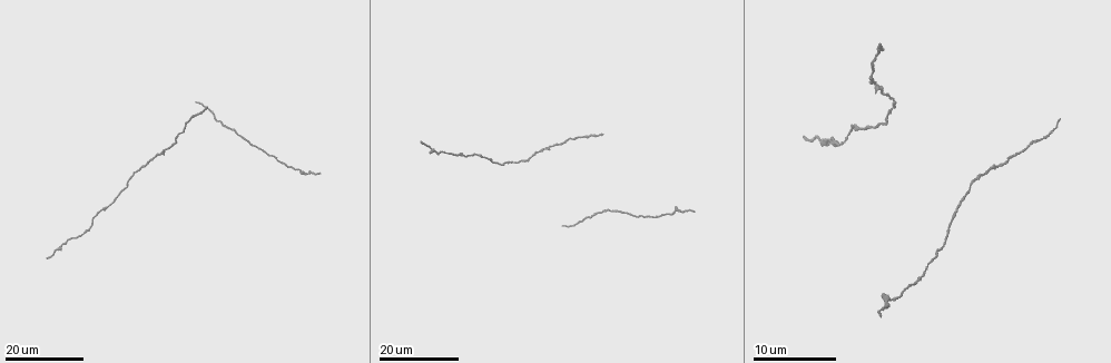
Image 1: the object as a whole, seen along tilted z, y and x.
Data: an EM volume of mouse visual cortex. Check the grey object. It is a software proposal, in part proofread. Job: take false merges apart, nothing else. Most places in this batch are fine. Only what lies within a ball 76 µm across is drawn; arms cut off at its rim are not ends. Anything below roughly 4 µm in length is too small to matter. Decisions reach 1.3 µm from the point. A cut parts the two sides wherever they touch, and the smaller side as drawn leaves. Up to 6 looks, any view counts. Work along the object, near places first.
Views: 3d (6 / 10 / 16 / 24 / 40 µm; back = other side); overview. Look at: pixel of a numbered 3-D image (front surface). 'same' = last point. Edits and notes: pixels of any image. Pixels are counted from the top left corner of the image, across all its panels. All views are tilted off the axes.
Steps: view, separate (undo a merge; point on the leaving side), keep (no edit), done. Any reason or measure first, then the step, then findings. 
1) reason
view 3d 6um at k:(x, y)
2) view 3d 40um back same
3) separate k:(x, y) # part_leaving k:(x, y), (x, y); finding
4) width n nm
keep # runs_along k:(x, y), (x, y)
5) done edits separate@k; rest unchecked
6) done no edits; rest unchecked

view 3d 16um at 1:(603, 209)

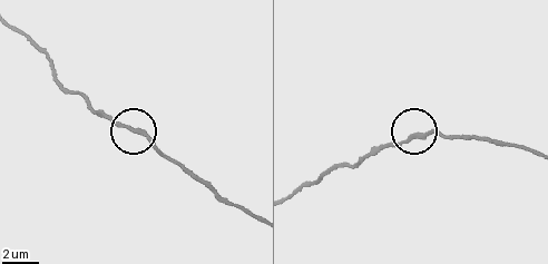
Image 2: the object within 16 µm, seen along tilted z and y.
view 3d 6um at 2:(421, 135)

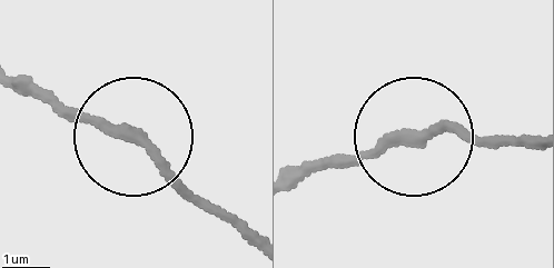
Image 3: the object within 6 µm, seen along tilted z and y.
keep # all the same neuron

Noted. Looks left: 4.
a narrow waist
view 3d 24um at 1:(254, 144)

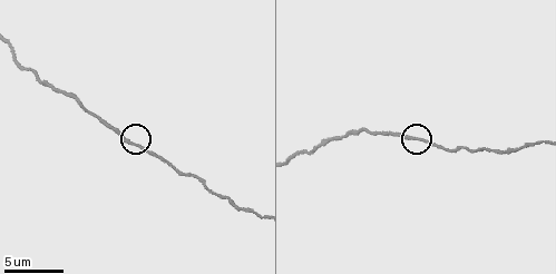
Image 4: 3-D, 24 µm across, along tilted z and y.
view 3d 10um at 4:(136, 143)

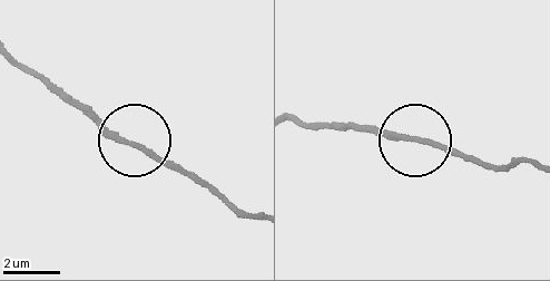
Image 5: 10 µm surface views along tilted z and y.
zoom in
view 3d 6um at 5:(131, 142)

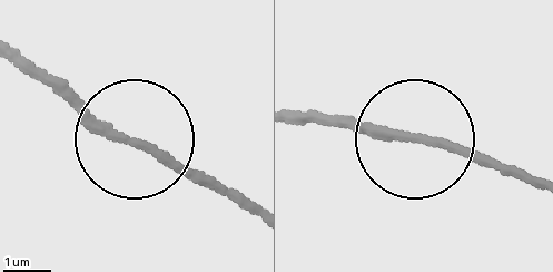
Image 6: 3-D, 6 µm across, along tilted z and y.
keep # one neuron here

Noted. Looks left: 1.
done no edits; rest unchecked

